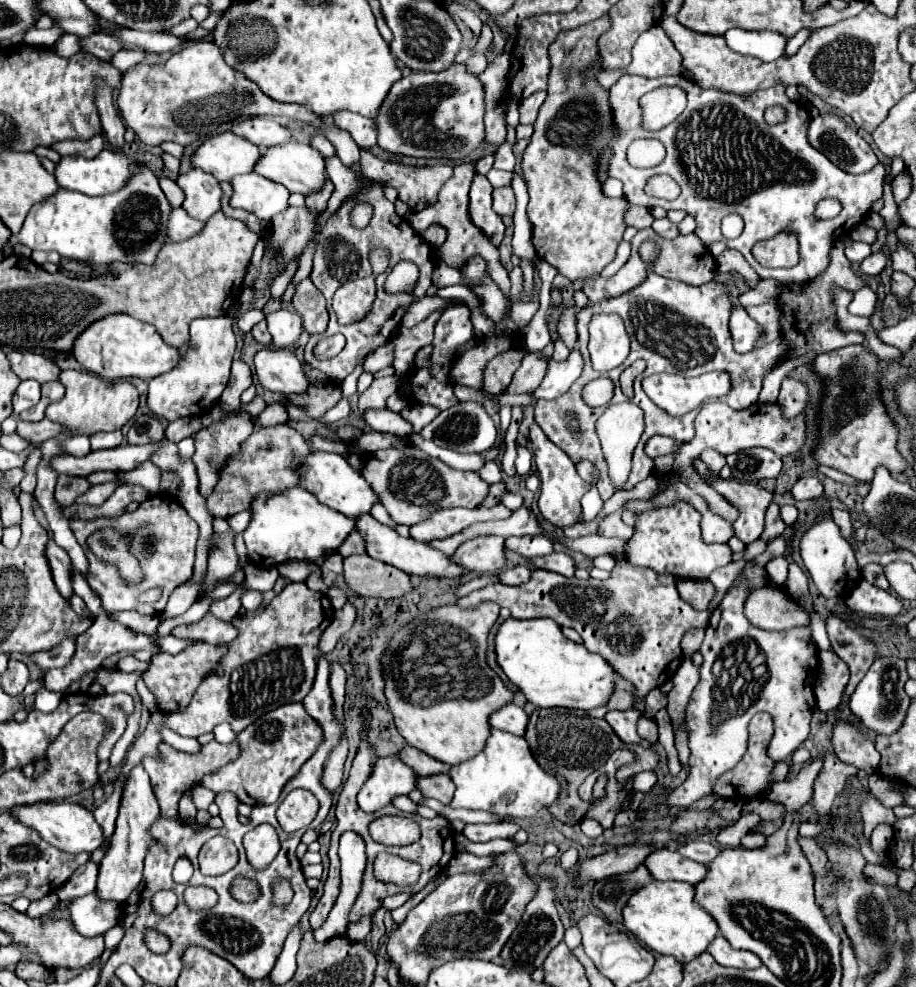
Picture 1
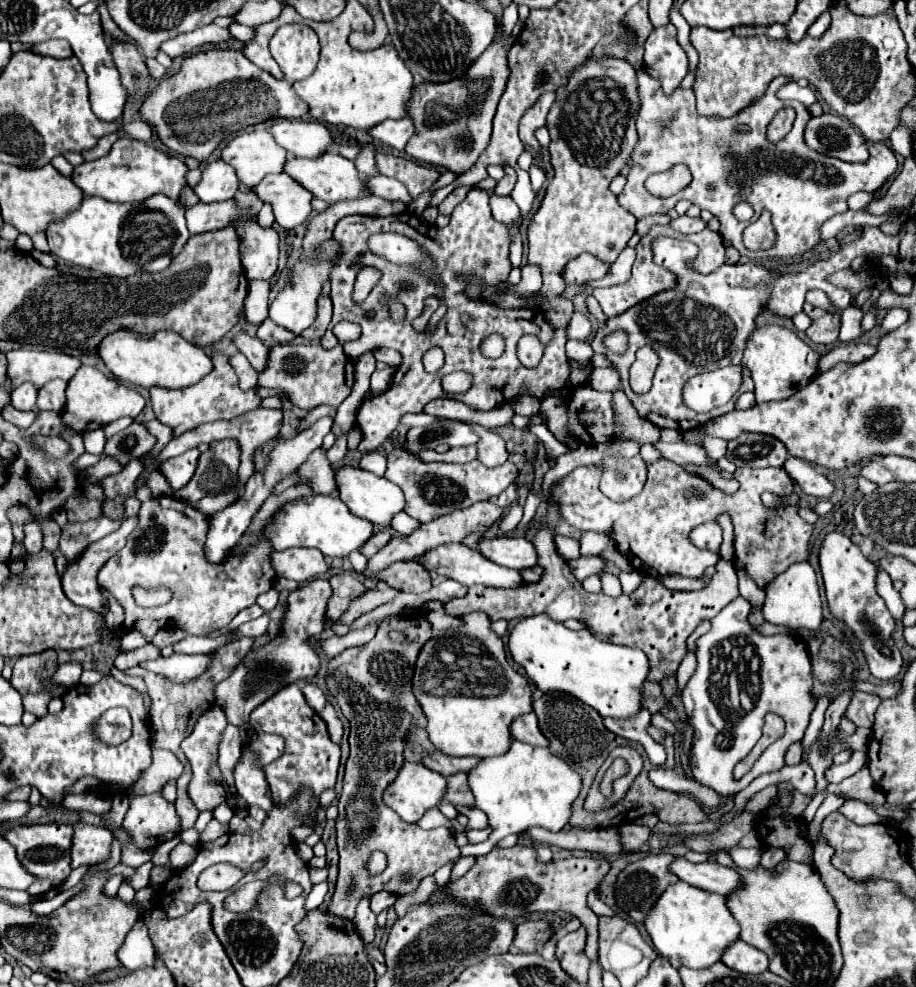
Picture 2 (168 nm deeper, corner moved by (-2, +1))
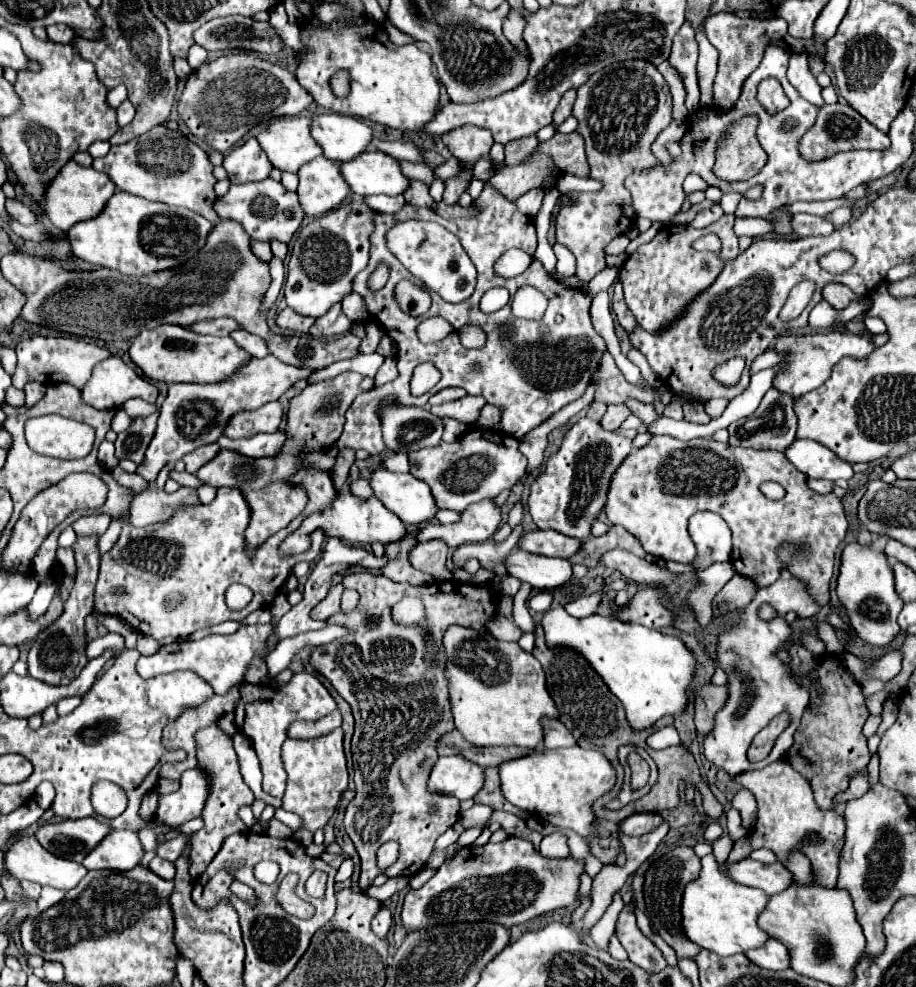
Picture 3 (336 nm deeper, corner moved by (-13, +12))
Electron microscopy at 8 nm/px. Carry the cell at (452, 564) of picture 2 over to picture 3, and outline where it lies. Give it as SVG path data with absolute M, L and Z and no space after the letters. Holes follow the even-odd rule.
M514 552L504 558L504 568L520 582L528 582L536 590L552 590L564 586L572 576L572 566L564 558L548 558L530 552Z

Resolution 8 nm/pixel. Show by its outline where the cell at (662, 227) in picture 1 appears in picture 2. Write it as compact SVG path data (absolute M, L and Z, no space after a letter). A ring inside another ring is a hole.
M681 215L681 217L677 217L677 219L673 219L673 221L671 221L671 227L673 227L675 231L683 233L683 235L689 235L689 233L703 231L703 229L707 227L707 223L703 223L703 219L701 219L701 217L691 219L691 217L687 217L687 215Z

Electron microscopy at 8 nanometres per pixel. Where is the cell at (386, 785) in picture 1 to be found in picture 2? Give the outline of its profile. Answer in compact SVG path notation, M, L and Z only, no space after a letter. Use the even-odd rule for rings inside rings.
M405 763L383 799L403 821L417 823L425 811L439 807L445 797L447 779L421 763Z

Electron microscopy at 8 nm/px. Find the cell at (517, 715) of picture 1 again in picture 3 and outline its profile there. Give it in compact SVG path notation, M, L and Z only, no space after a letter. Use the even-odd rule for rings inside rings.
M544 718L542 730L544 730L544 746L546 748L566 748L566 746L576 744L572 732L568 732L568 728L564 728L564 724L560 724L560 720Z

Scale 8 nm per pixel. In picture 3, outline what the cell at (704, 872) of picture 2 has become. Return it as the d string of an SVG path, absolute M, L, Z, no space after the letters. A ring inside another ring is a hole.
M744 858L740 862L728 862L726 872L738 884L758 888L766 894L776 894L792 882L792 874L780 864L762 864L752 858Z

